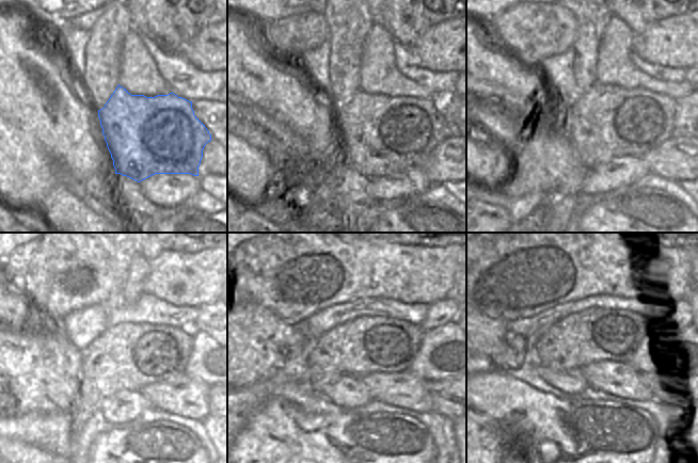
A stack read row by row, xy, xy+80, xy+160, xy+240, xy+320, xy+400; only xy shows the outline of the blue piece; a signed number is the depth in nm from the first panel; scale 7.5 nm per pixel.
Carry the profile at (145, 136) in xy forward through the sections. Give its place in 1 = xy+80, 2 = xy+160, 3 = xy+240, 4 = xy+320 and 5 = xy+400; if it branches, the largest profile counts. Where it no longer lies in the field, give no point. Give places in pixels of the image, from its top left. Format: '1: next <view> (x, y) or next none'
1: next xy+80 (375, 134)
2: next xy+160 (606, 122)
3: next xy+240 (129, 356)
4: next xy+320 (365, 345)
5: next xy+400 (595, 335)

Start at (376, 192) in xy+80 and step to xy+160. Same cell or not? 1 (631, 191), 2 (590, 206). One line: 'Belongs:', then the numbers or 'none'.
Belongs: none

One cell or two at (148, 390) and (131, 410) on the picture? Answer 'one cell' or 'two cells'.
two cells

